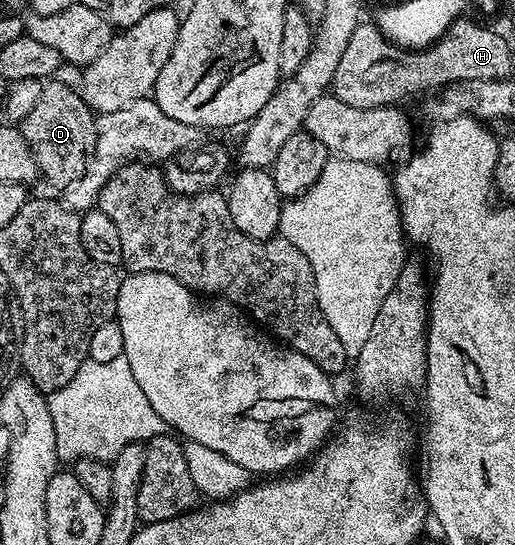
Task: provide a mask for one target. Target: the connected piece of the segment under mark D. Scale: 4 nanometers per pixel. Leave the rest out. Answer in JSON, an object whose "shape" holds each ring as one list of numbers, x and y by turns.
{"shape":[[57,80,42,84,39,103,35,103,31,115,21,121,19,128,31,147,40,176,64,191,89,169,97,146,97,117,74,86,72,89]]}

